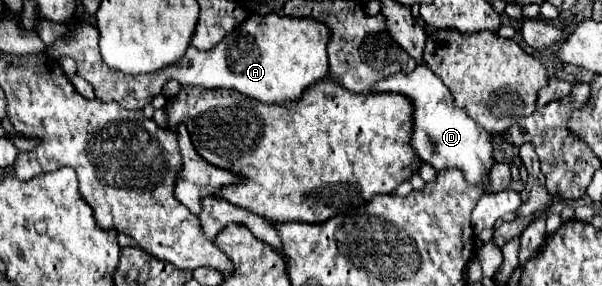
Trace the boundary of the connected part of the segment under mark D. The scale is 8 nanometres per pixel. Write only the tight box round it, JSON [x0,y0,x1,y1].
[372,64,492,184]

